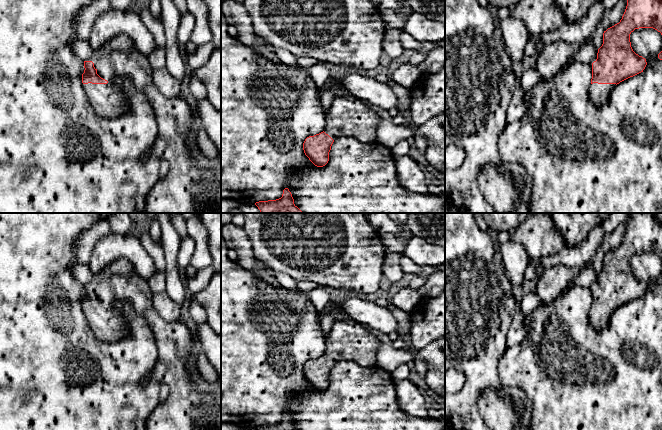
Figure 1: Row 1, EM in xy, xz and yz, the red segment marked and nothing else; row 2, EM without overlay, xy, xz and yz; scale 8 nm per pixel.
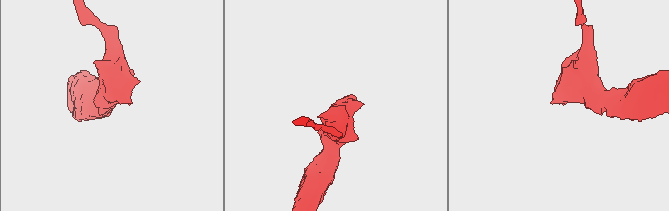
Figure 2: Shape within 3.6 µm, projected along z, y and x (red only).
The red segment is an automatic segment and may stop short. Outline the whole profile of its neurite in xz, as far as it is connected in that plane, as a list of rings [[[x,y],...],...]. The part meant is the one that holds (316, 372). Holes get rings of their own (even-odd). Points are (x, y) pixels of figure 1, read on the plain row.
[[[352,320],[336,321],[326,337],[324,354],[314,360],[309,360],[303,367],[303,374],[309,384],[317,391],[325,390],[329,385],[329,376],[336,363],[352,361],[364,367],[377,365],[376,352],[381,342],[372,335],[368,328]]]

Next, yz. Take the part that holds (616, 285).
[[[631,213],[625,223],[627,230],[622,243],[604,255],[603,268],[598,273],[597,283],[592,287],[589,321],[597,332],[607,328],[610,317],[617,308],[643,296],[647,289],[646,283],[633,275],[630,258],[635,253],[653,252],[662,259],[662,223],[654,213]]]

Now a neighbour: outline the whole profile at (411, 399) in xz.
[[[408,379],[395,383],[397,403],[410,416],[428,417],[429,399],[423,390]]]

